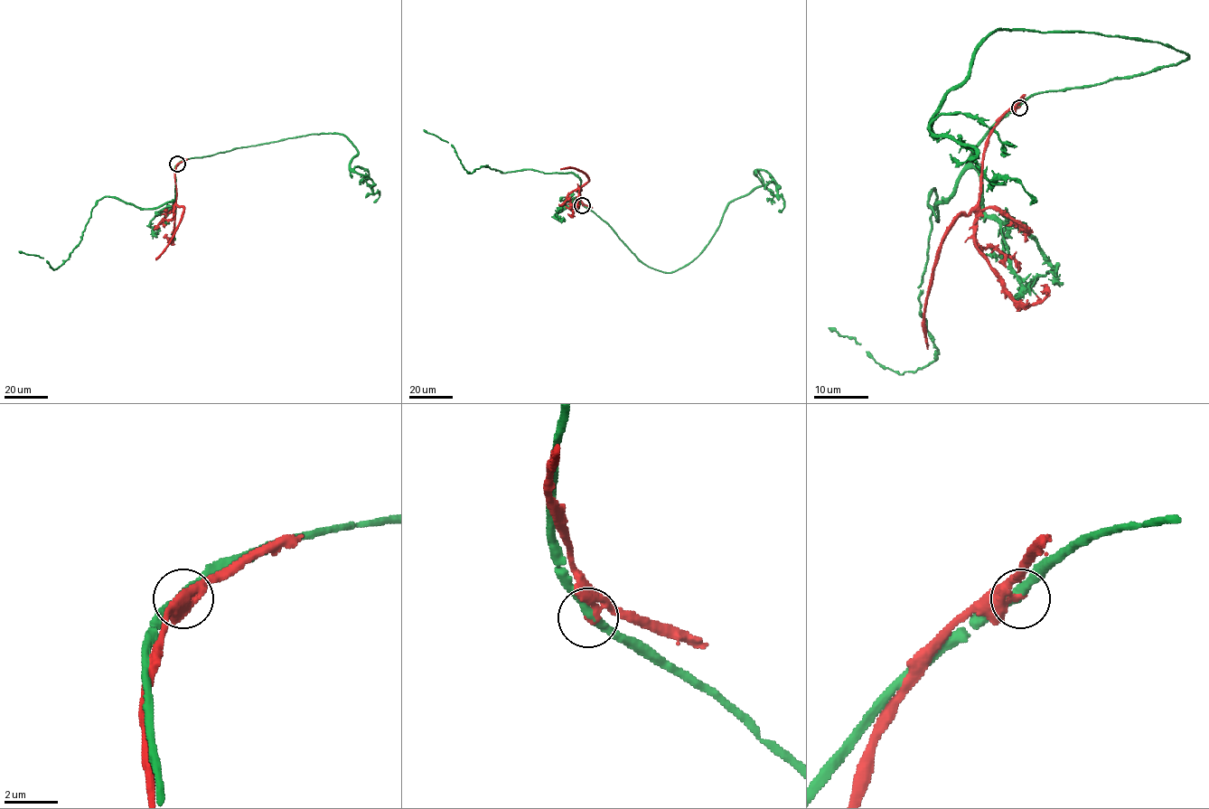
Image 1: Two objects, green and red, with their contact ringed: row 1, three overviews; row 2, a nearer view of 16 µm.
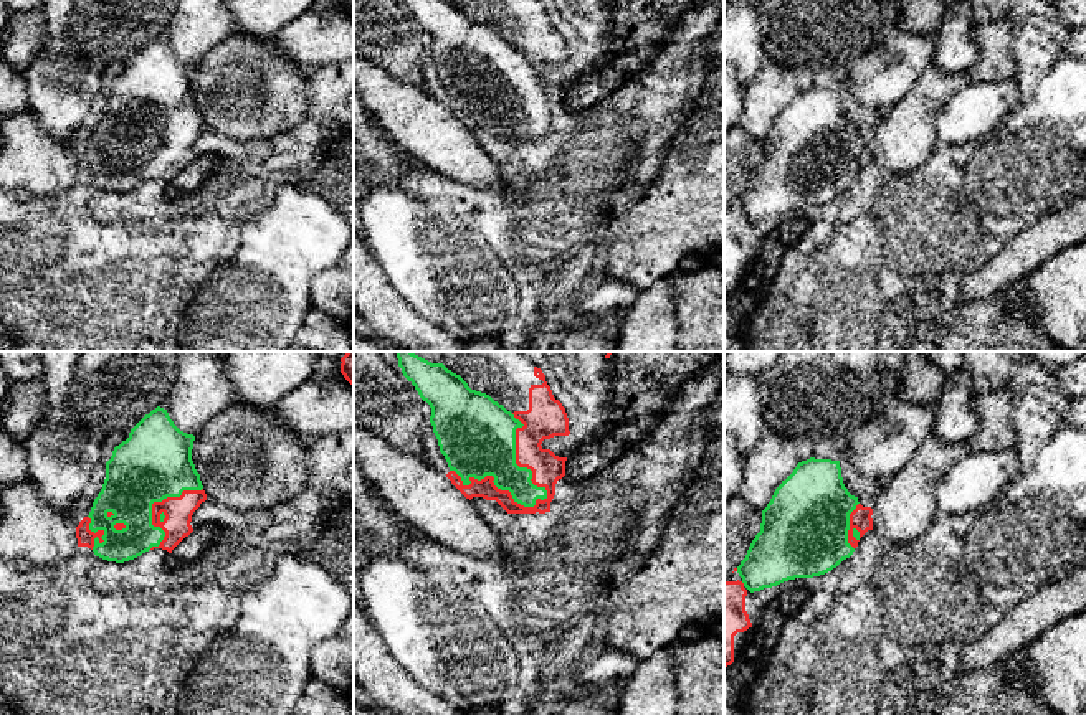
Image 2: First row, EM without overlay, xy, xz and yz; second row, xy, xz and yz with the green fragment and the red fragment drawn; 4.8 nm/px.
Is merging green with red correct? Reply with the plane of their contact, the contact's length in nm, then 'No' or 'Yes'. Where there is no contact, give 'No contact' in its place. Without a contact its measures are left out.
Touches green in xz. Shared border 500 nm. No

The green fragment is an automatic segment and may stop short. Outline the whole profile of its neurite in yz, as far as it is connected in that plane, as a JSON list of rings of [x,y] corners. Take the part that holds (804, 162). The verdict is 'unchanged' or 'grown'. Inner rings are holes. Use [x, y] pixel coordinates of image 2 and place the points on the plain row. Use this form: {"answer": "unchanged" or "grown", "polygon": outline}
{"answer": "unchanged", "polygon": [[[810,88],[775,119],[762,140],[760,162],[737,197],[744,216],[754,223],[795,208],[813,208],[836,198],[855,178],[848,173],[850,144],[858,135],[843,114],[840,91]]]}

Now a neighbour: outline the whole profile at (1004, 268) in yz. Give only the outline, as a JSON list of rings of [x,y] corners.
[[[1086,182],[1066,206],[1041,216],[1030,228],[1012,236],[970,272],[959,289],[959,299],[988,301],[1022,282],[1055,254],[1083,241],[1086,241]]]

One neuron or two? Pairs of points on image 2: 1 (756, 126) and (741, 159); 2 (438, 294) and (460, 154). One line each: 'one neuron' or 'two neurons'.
1: two neurons
2: two neurons

